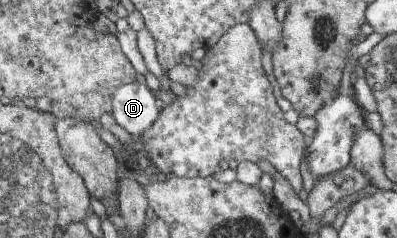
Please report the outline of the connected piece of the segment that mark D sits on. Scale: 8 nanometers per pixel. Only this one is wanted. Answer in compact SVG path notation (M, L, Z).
M133 82L117 86L112 97L112 116L134 138L148 130L157 120L160 110L156 106L156 98L147 85Z

